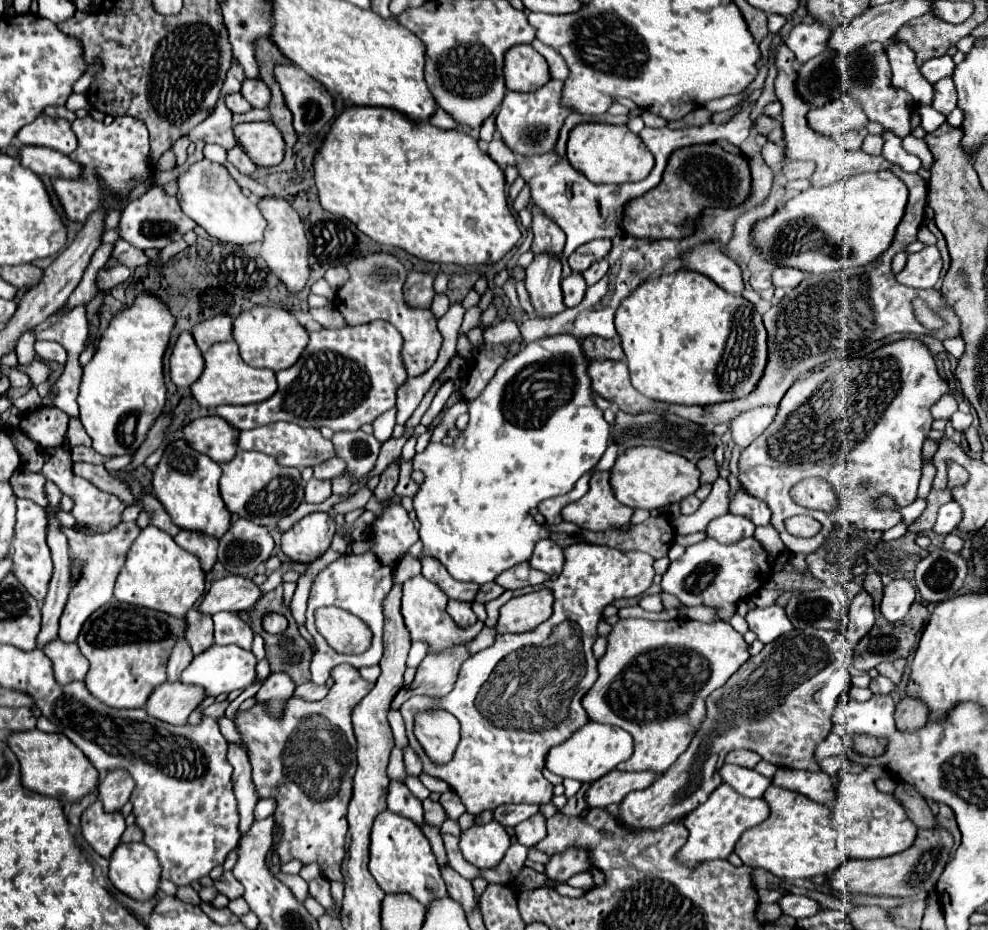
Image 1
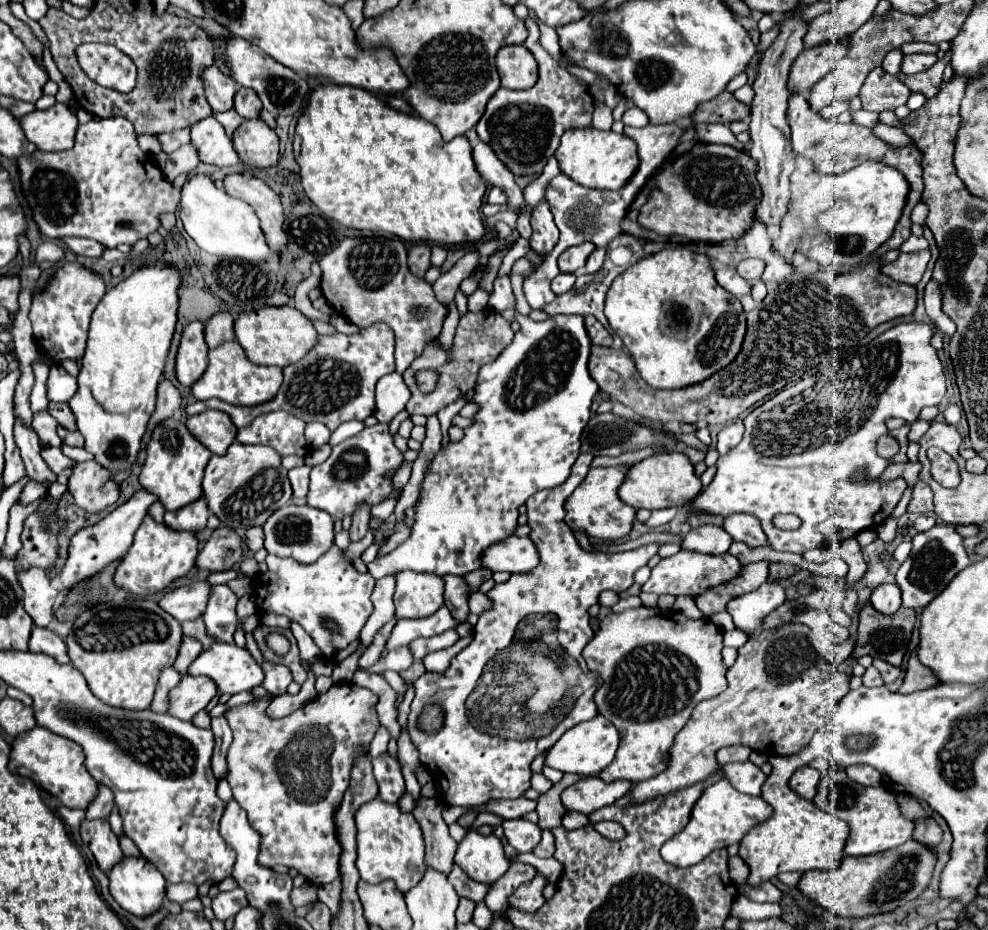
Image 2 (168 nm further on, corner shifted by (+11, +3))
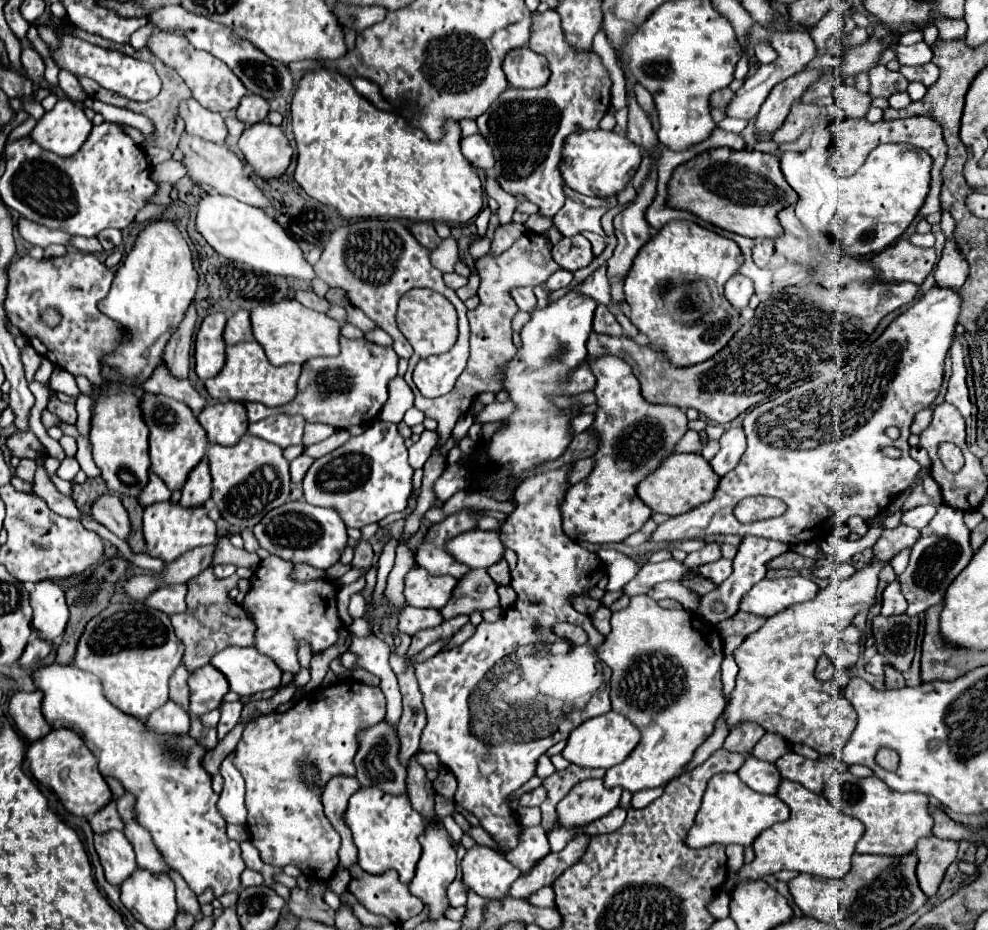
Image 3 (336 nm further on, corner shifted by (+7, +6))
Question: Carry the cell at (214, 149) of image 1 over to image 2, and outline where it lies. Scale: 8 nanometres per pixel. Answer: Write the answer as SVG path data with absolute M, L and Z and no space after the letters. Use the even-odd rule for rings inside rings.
M184 145L184 147L180 147L168 155L164 175L168 181L174 181L182 173L192 173L198 163L200 161L198 161L198 155L194 153L194 149L190 145Z

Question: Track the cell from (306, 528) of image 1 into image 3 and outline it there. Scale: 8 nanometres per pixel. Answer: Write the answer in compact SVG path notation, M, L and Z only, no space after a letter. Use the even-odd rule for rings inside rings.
M304 500L298 502L286 502L284 506L272 510L272 514L266 514L256 526L254 534L262 548L266 548L270 554L280 556L284 560L292 560L296 564L308 564L320 570L330 568L334 562L338 562L342 550L346 548L346 526L342 518L332 508L316 508Z

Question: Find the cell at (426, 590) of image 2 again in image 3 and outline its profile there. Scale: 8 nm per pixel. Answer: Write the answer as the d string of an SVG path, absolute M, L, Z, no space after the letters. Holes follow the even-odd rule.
M414 566L406 574L404 596L416 608L442 608L450 600L456 582L452 576L430 576L428 570Z

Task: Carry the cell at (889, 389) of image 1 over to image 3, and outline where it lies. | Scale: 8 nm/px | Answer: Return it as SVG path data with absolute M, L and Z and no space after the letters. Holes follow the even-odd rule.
M934 286L922 300L918 300L912 308L900 314L872 344L862 348L862 352L850 360L850 366L838 372L834 378L814 378L798 388L792 388L780 394L774 400L768 400L756 406L744 418L744 430L748 448L742 454L738 466L730 470L714 492L710 502L704 502L692 508L686 514L672 516L664 524L656 528L652 534L652 542L666 544L686 538L702 538L710 534L738 534L738 536L764 536L772 540L780 540L788 546L804 544L804 542L818 542L826 538L826 530L834 530L840 524L846 524L848 518L860 516L864 520L872 520L888 504L902 494L916 478L920 464L910 456L908 436L910 426L914 422L914 414L932 406L940 386L944 382L944 360L952 344L956 318L960 312L960 296L954 290ZM896 426L900 430L898 440L890 440L886 436L886 428ZM884 446L902 448L902 456L892 460L882 454ZM850 486L854 492L846 494L844 488ZM748 496L772 496L784 500L788 506L780 518L758 520L752 524L742 524L734 516L734 508L740 500ZM826 519L826 520L825 520ZM826 524L826 526L824 526ZM810 532L824 532L824 534L804 534Z

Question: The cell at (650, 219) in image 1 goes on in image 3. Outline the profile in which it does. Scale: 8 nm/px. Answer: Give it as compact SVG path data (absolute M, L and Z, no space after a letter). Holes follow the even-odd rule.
M712 148L696 158L680 164L668 182L666 206L688 210L704 222L746 238L776 238L782 230L776 214L796 204L796 192L786 184L780 170L780 160L772 154L756 150Z

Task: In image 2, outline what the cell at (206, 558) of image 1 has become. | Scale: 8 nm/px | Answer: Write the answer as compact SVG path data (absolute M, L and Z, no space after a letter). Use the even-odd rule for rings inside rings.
M204 497L202 501L186 505L186 509L168 511L164 515L164 523L174 531L194 531L194 533L206 527L206 519L208 519L208 503L204 501Z

